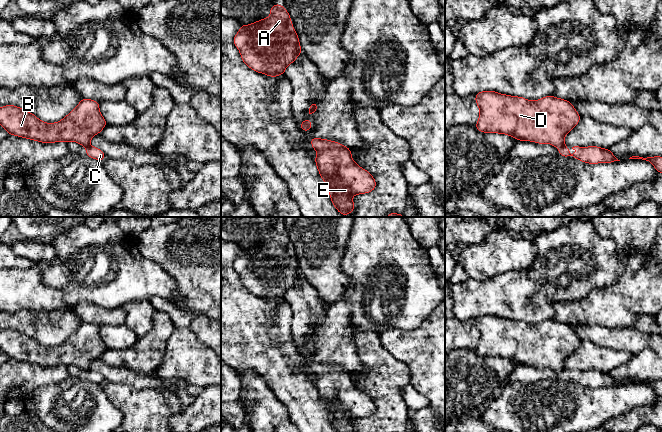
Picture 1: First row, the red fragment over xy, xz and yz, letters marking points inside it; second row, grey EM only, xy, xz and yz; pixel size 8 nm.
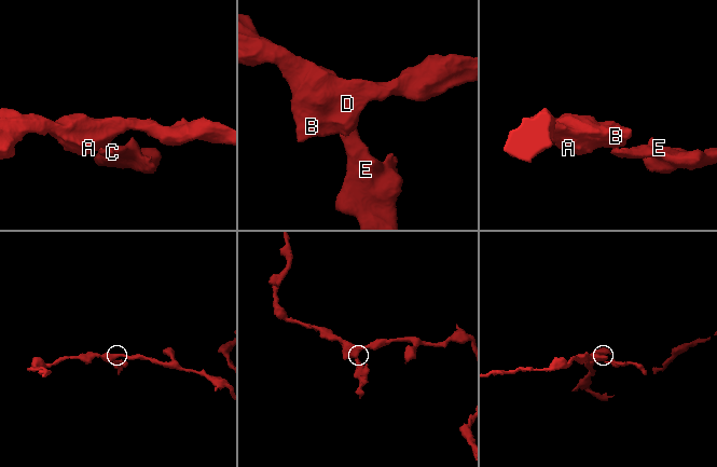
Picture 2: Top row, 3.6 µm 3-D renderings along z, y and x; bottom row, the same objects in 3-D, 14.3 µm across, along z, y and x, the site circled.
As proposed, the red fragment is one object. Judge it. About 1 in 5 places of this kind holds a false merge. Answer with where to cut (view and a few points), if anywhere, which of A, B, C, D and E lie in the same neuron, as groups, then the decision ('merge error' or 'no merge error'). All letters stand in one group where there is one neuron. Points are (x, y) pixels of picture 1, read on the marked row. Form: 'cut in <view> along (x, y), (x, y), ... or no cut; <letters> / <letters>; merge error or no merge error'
cut in yz along (563, 144), (559, 147); A B D / C E; merge error

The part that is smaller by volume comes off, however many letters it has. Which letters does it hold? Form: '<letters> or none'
C, E

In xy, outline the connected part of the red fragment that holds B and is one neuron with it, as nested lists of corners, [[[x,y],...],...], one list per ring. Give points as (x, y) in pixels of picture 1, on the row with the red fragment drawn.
[[[84,99],[66,117],[56,123],[40,121],[34,114],[27,112],[14,105],[7,105],[0,108],[0,125],[9,135],[15,135],[43,143],[54,143],[58,141],[75,141],[83,146],[88,146],[91,138],[97,135],[107,126],[102,114],[99,111],[99,102]]]

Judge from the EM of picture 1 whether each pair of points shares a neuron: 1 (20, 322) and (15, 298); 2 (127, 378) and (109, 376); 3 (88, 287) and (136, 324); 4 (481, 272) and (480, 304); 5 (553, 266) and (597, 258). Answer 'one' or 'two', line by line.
1: two
2: one
3: two
4: two
5: one

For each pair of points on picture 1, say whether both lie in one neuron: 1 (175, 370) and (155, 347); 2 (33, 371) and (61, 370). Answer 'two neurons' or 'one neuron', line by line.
1: two neurons
2: one neuron

